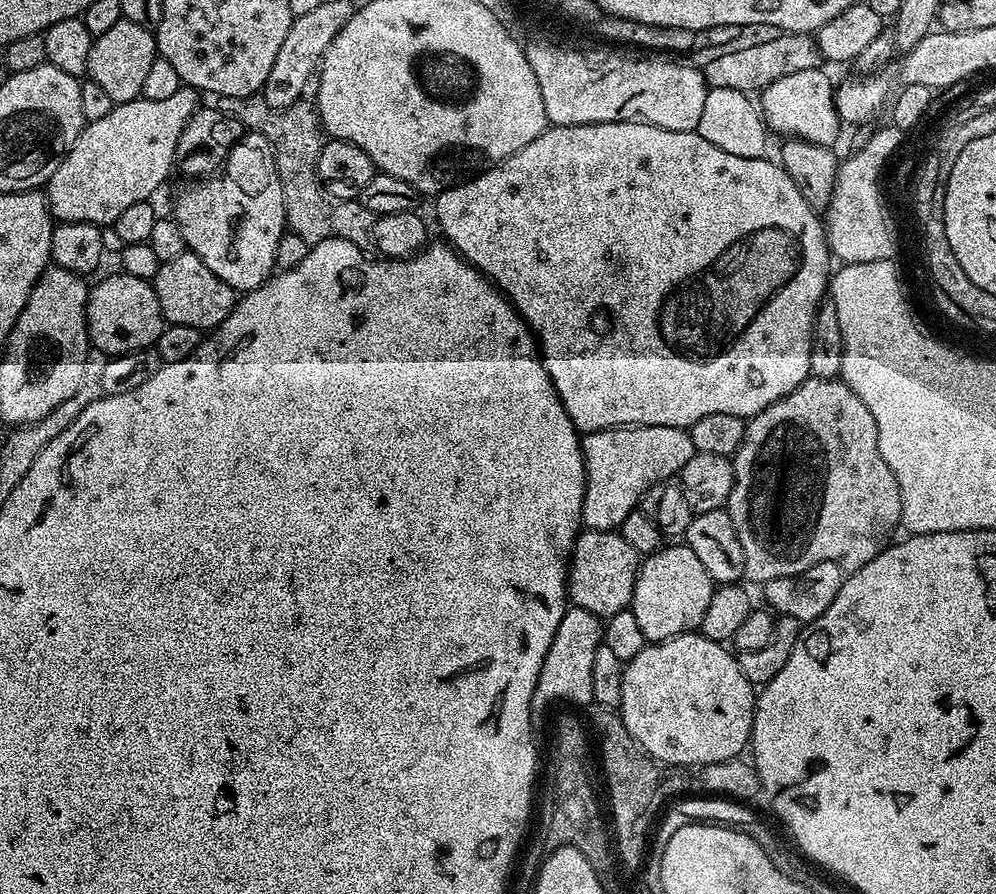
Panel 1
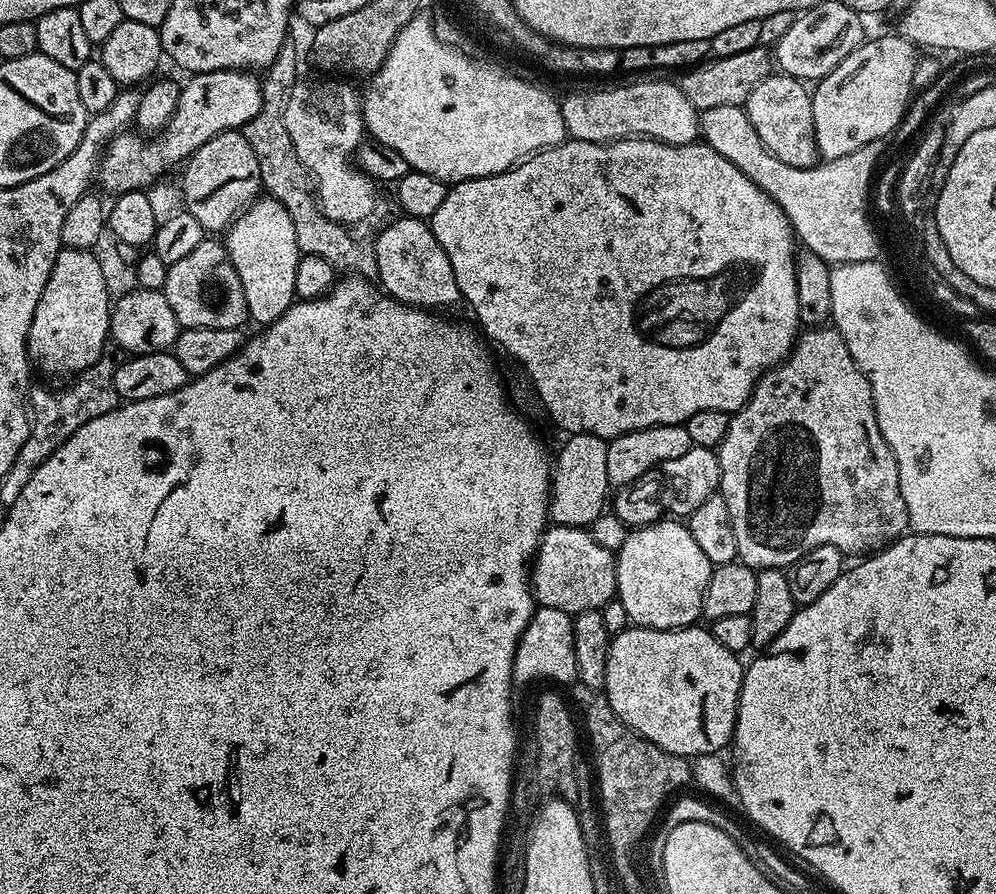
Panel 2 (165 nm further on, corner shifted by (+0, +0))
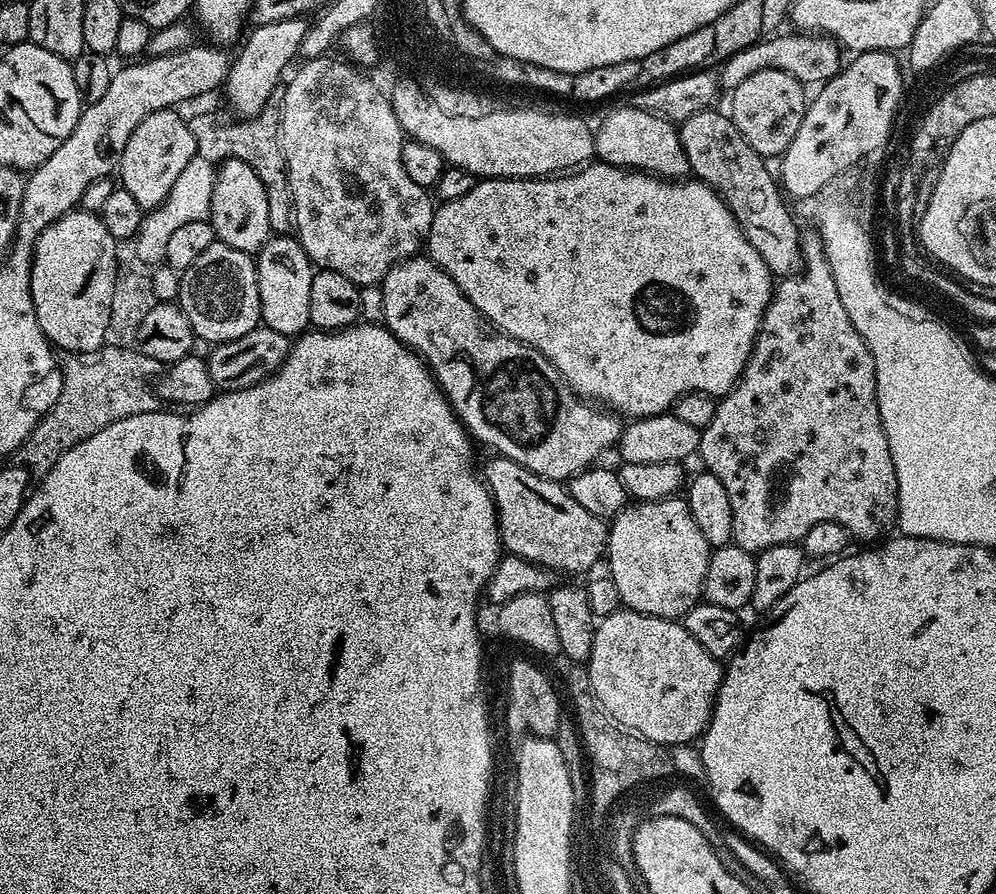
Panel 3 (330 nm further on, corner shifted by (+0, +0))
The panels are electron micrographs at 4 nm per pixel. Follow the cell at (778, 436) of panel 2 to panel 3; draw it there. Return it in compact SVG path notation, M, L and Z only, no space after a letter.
M805 231L800 238L800 249L804 259L803 268L794 276L783 277L775 285L772 300L764 311L744 373L737 378L736 385L730 391L719 397L714 418L700 434L698 460L704 463L701 465L707 471L714 474L714 478L718 478L718 482L722 482L722 486L726 486L726 494L730 494L730 510L734 514L732 543L753 554L758 554L770 546L803 541L810 526L818 526L818 522L838 522L838 526L842 526L849 537L856 539L857 536L860 540L868 540L864 542L876 542L888 534L883 532L897 527L900 514L898 478L894 470L894 462L890 458L890 446L886 442L886 434L878 410L876 371L872 351L866 346L862 334L854 330L854 322L850 322L850 314L846 314L846 306L842 306L842 298L838 298L838 286L834 286L834 270L830 270L830 262L826 262L826 250L819 231Z

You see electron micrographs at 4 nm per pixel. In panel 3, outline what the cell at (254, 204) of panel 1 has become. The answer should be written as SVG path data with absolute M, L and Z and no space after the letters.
M292 234L273 235L255 257L260 295L260 318L263 327L295 338L310 325L310 282L314 265Z

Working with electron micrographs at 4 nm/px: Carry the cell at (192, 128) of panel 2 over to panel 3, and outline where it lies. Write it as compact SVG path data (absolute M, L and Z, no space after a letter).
M295 16L294 18L290 18L289 20L279 20L278 22L270 22L269 24L257 24L255 27L253 27L251 30L247 33L246 39L239 45L240 53L237 54L237 56L234 56L231 59L231 62L228 65L228 77L224 79L223 85L222 85L222 93L224 92L224 96L226 99L228 99L228 104L230 107L233 108L234 111L236 111L235 115L240 118L249 118L259 115L260 112L265 111L269 107L268 105L268 99L272 96L272 91L276 88L276 83L280 80L280 75L284 72L284 67L287 66L288 63L291 62L292 59L297 59L300 47L302 46L302 38L306 38L306 30L308 29L309 21L307 19L301 18L299 16Z

